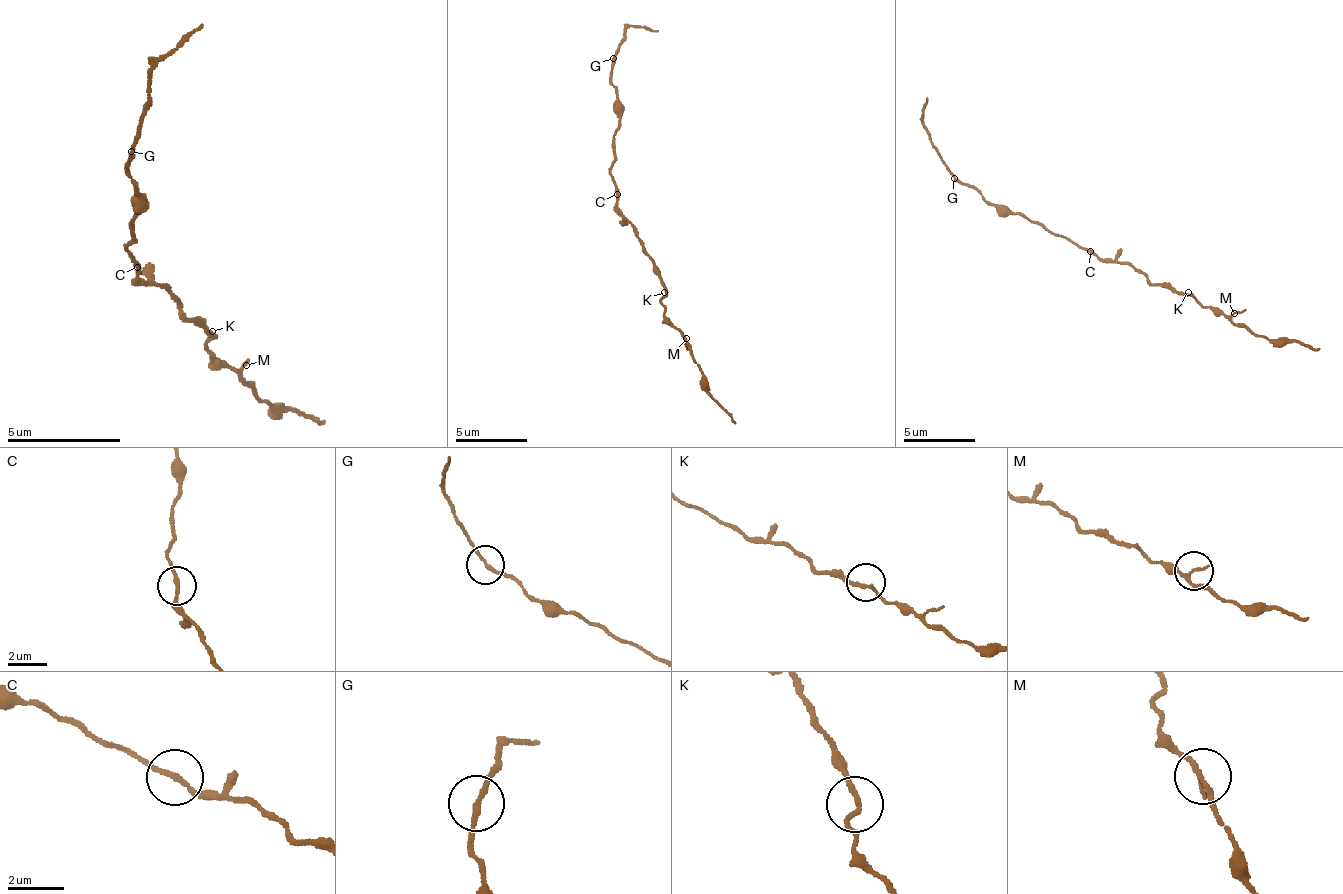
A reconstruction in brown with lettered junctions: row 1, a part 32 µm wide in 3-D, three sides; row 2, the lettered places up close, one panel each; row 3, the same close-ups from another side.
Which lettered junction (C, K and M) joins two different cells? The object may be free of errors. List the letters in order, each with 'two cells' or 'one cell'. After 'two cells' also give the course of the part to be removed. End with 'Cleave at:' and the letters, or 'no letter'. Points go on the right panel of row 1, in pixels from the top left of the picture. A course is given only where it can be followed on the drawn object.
C: one cell
K: one cell
M: one cell
Cleave at: no letter

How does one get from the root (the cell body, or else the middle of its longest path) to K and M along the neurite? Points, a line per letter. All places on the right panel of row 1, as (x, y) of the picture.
K: (1102, 259), (1116, 259), (1134, 267), (1152, 284), (1170, 284), (1177, 292), (1188, 292)
M: (1102, 259), (1127, 263), (1152, 284), (1170, 284), (1227, 317), (1234, 313)

